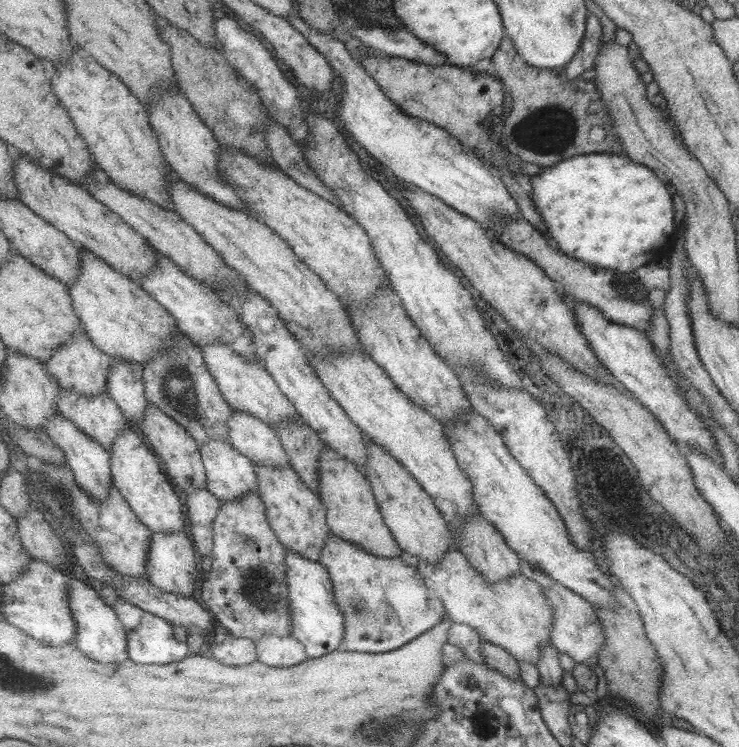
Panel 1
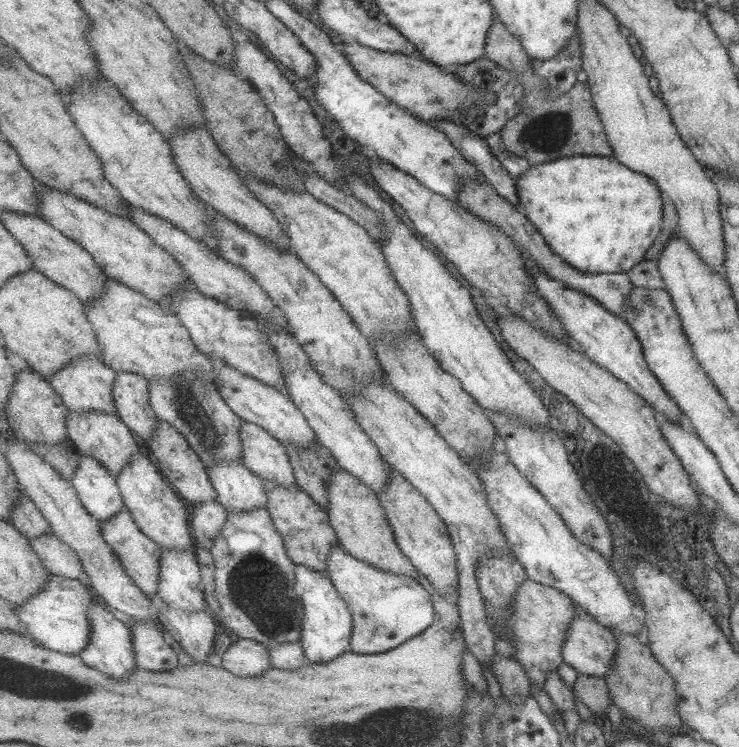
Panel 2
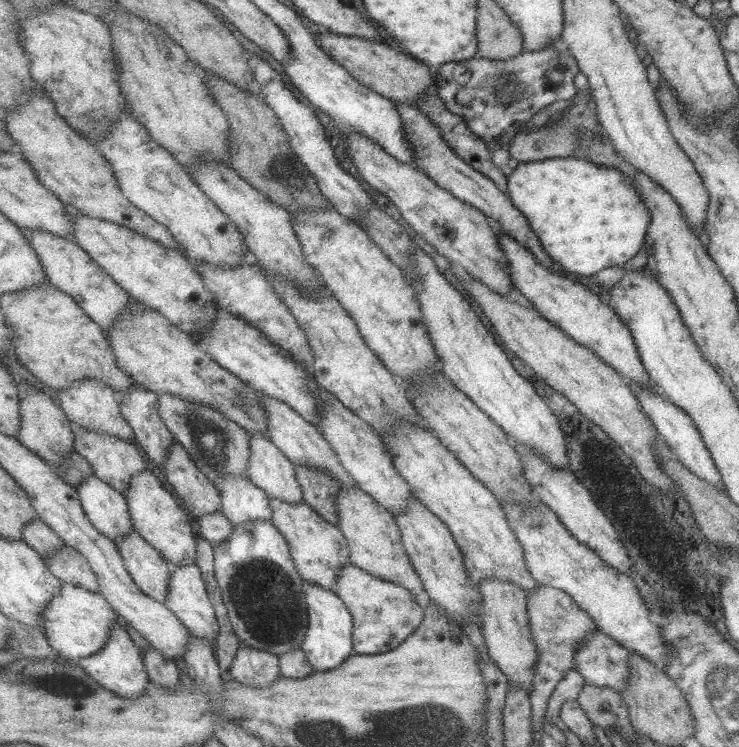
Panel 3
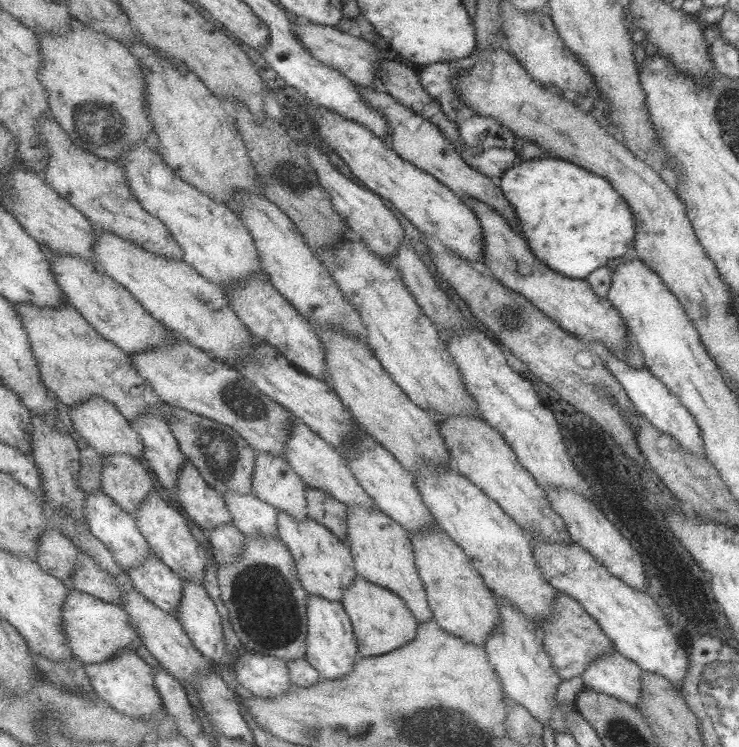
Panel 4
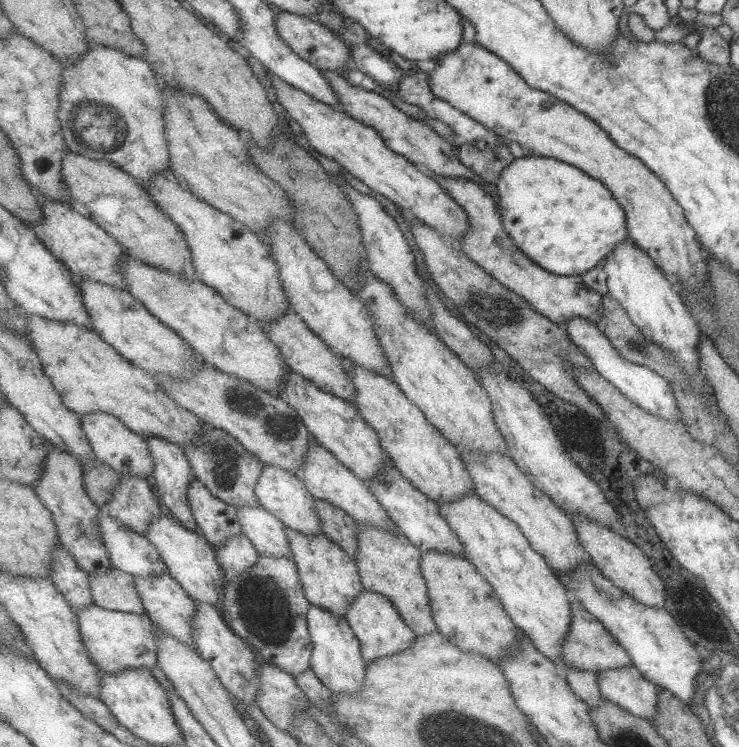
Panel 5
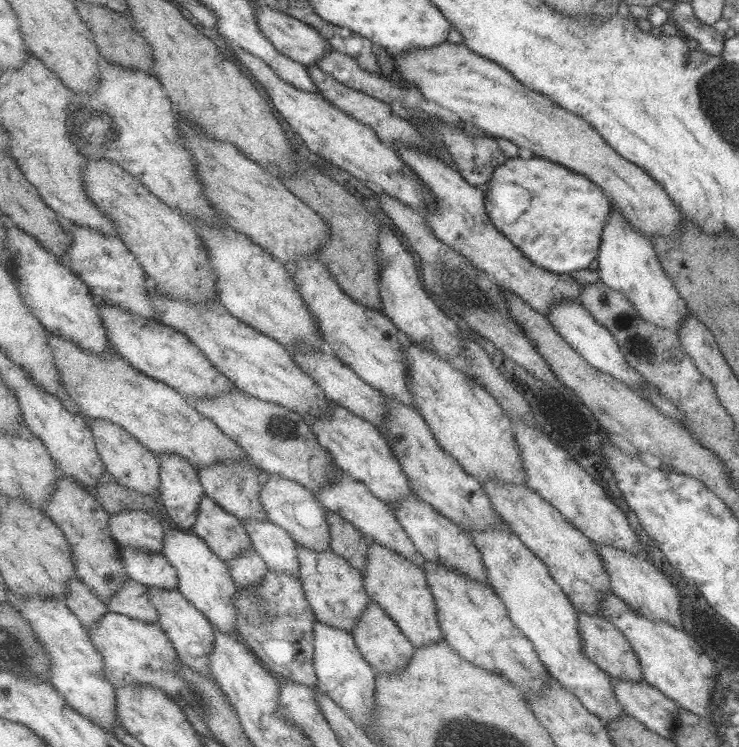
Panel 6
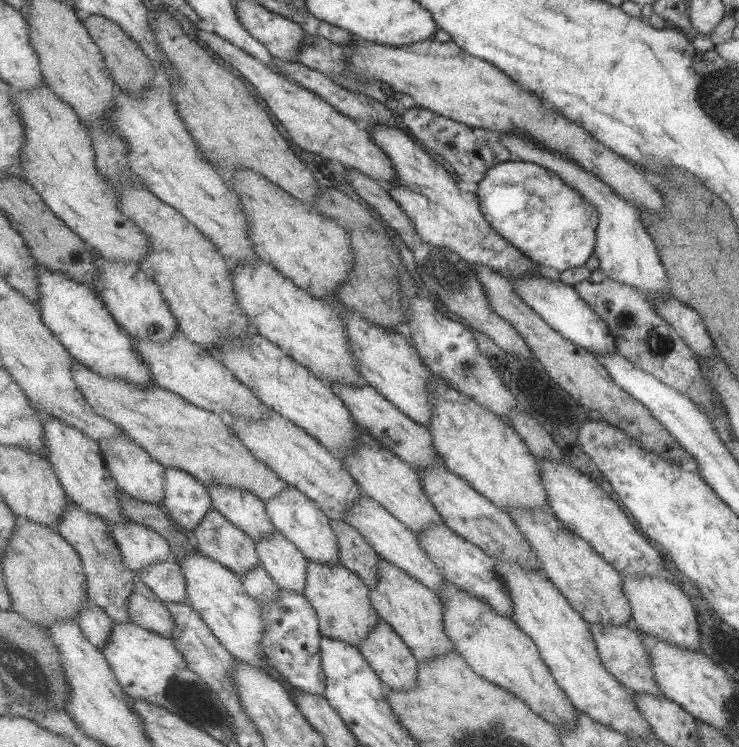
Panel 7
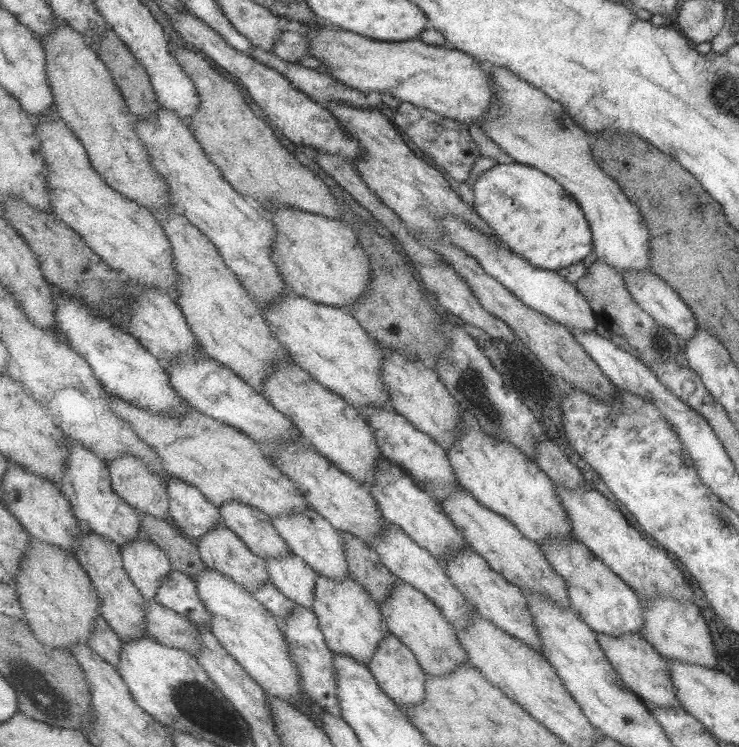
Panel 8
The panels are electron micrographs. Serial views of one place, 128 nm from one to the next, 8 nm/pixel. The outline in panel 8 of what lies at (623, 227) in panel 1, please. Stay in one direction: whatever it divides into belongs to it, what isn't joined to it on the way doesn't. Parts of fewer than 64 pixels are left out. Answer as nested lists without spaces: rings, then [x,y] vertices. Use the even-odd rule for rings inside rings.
[[[509,163],[495,164],[478,175],[473,182],[473,210],[489,227],[493,229],[495,238],[500,244],[515,254],[523,257],[535,268],[558,271],[583,260],[592,247],[592,236],[589,223],[575,199],[553,178],[527,165]]]

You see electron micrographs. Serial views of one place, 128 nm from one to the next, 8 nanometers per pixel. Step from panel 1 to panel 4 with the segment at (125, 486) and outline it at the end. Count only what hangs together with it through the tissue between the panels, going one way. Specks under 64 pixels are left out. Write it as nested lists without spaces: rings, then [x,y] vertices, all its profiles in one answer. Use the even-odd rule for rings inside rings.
[[[159,492],[151,493],[147,497],[146,503],[142,505],[139,512],[135,514],[137,524],[151,544],[154,552],[163,559],[163,562],[174,569],[182,576],[184,581],[199,581],[203,583],[205,580],[205,572],[207,572],[207,551],[197,542],[197,538],[191,534],[189,526],[189,518],[185,518],[185,514],[181,514],[178,508],[167,504],[163,500],[163,496]]]

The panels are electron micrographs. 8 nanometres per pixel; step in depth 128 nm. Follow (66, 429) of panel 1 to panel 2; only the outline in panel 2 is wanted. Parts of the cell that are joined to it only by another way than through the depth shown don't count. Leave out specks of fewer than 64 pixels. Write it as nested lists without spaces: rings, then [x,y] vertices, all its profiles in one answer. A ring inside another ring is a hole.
[[[83,455],[71,481],[82,504],[101,523],[113,520],[126,507],[117,477],[95,457]]]

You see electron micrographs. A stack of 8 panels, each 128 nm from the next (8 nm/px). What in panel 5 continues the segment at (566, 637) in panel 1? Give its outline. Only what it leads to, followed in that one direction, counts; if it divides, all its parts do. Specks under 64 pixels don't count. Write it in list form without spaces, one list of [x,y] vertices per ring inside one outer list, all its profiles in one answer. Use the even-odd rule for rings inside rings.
[[[632,664],[626,668],[600,671],[596,676],[599,690],[605,699],[619,705],[633,716],[651,722],[657,709],[659,690],[655,684],[641,677]]]

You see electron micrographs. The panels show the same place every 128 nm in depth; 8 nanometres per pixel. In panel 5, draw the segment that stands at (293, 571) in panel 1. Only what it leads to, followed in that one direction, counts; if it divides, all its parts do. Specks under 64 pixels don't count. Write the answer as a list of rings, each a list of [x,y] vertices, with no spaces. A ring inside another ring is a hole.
[[[312,605],[308,616],[311,638],[314,644],[311,669],[325,686],[337,693],[357,693],[367,684],[368,662],[362,655],[362,644],[347,617],[326,608]]]

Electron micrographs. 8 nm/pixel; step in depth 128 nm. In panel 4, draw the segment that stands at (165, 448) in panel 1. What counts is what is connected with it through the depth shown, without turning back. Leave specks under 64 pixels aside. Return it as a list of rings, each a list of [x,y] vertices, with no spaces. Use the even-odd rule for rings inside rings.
[[[189,459],[179,475],[179,504],[192,523],[205,530],[234,522],[226,506],[226,496],[215,490]]]

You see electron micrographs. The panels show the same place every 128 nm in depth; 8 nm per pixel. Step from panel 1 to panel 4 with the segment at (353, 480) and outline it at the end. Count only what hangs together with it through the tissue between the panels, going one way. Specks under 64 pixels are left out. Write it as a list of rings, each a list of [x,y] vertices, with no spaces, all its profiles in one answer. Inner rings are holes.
[[[363,505],[349,507],[348,530],[358,577],[391,589],[403,597],[403,602],[407,603],[407,607],[413,611],[420,623],[426,623],[433,618],[433,610],[427,600],[426,585],[417,568],[417,556],[410,532],[379,507]]]

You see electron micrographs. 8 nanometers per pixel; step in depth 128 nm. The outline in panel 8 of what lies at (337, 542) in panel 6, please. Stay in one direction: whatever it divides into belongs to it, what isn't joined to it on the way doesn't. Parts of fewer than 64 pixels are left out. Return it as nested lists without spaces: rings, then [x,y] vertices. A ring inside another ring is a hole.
[[[343,531],[342,535],[350,565],[350,577],[363,584],[379,603],[389,599],[391,591],[397,585],[397,575],[387,568],[381,555],[361,540],[361,537],[347,531]]]

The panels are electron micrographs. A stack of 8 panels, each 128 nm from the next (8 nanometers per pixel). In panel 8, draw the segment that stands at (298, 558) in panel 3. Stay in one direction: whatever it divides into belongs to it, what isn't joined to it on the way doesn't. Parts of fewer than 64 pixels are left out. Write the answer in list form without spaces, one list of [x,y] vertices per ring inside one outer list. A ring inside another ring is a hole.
[[[318,575],[314,611],[330,649],[334,653],[353,657],[367,666],[379,650],[379,643],[383,643],[383,639],[391,634],[378,600],[363,584],[350,576],[347,579],[332,579]]]

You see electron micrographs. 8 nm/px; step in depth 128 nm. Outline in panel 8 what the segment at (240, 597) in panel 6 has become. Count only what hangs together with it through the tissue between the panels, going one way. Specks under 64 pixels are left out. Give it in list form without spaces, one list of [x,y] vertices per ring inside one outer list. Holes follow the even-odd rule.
[[[295,605],[293,613],[282,623],[290,646],[290,658],[295,660],[300,676],[303,676],[303,690],[316,705],[320,705],[331,714],[343,717],[343,706],[339,702],[338,676],[335,673],[335,653],[327,644],[317,613],[310,608]]]

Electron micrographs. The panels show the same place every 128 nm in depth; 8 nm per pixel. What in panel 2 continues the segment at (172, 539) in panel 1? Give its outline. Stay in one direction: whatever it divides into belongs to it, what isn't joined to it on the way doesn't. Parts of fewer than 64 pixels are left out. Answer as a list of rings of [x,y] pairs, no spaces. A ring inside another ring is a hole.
[[[164,549],[162,570],[159,573],[159,595],[163,600],[185,611],[207,611],[205,583],[196,549]]]

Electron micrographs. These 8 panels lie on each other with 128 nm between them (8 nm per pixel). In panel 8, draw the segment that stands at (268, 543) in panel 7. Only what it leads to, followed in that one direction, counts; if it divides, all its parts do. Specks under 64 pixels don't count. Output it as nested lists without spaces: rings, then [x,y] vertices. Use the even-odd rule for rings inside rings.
[[[295,553],[283,559],[267,559],[271,583],[297,605],[315,610],[318,572]]]

